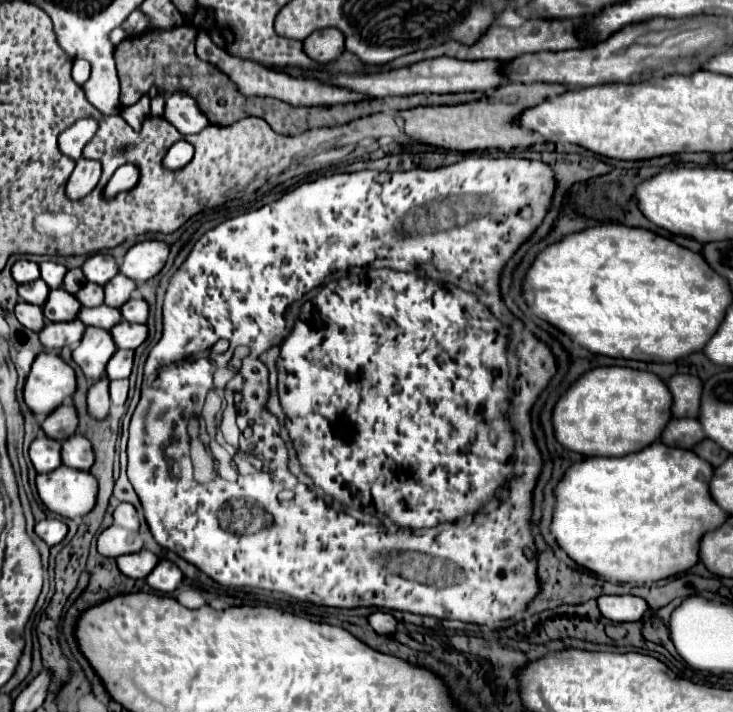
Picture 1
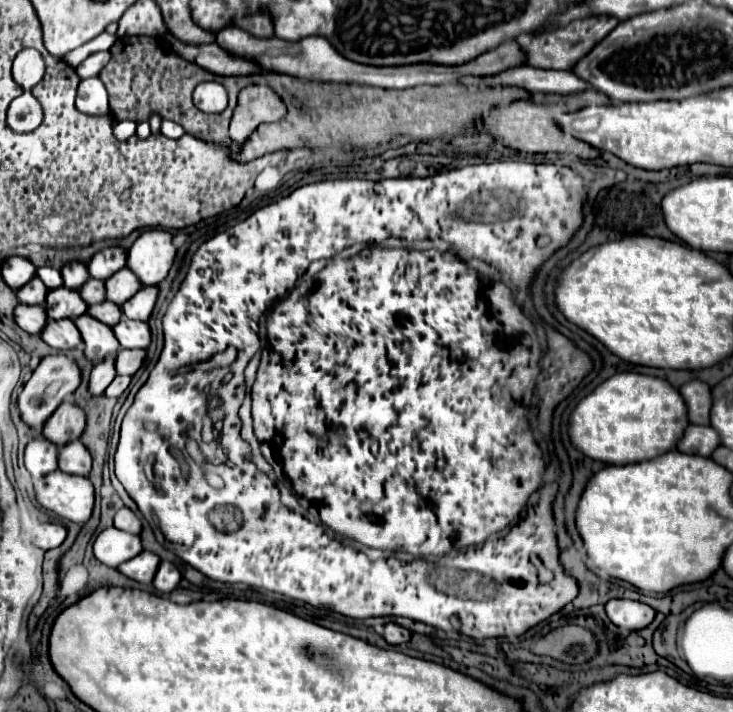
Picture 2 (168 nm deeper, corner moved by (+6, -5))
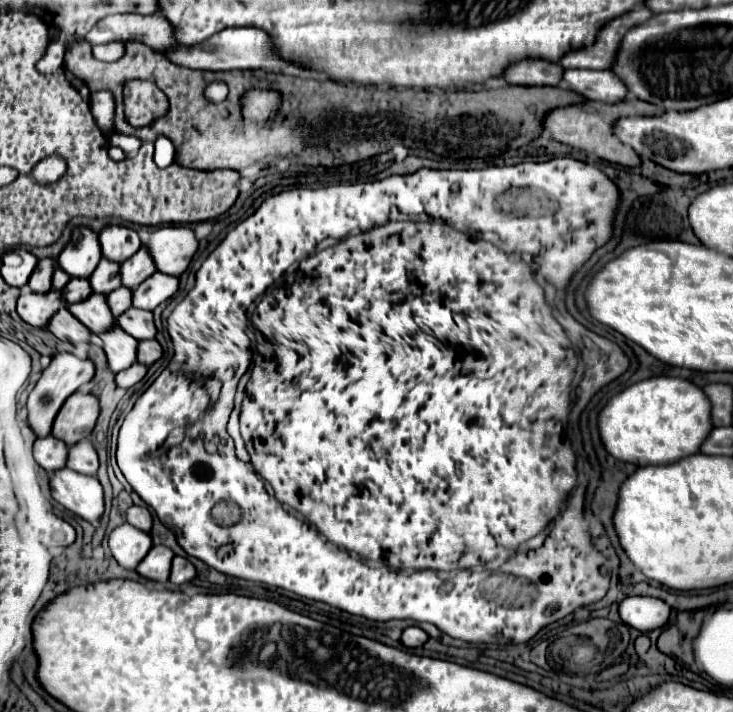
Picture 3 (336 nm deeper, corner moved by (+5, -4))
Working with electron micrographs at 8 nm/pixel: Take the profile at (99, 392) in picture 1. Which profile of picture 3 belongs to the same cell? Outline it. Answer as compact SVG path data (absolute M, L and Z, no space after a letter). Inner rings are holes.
M113 324L113 328L101 332L99 338L103 340L103 350L113 372L121 372L123 368L129 368L137 360L139 342L133 336L127 336L127 332L119 324Z

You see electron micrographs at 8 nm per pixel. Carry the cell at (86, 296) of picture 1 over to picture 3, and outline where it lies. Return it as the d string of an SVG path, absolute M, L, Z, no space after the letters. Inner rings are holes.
M101 258L99 266L95 268L95 272L91 274L91 288L93 292L103 292L103 294L109 294L113 292L115 288L121 286L121 276L119 276L119 262L111 262L111 260L105 260Z

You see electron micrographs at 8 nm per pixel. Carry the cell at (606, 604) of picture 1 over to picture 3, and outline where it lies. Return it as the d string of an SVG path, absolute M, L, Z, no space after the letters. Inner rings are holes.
M631 596L619 604L621 620L641 632L663 628L669 622L671 606L653 596Z

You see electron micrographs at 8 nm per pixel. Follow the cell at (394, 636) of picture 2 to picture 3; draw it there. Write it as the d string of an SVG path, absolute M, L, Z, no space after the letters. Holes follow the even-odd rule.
M411 626L411 628L403 630L403 636L401 636L401 642L403 642L407 648L423 646L427 640L429 640L429 636L427 636L419 626Z

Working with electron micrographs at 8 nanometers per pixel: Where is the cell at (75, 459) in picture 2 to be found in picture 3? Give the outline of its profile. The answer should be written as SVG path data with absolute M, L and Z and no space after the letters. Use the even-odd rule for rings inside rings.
M81 440L79 444L69 448L69 460L67 466L79 474L87 474L87 476L95 476L97 468L99 468L99 458L97 452L91 444L91 440Z

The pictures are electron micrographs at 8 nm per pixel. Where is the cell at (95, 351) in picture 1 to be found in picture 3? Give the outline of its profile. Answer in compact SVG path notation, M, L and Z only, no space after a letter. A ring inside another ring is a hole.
M91 294L87 300L71 304L69 312L79 318L93 334L105 332L111 328L111 324L115 324L115 318L107 306L107 296L103 294Z

